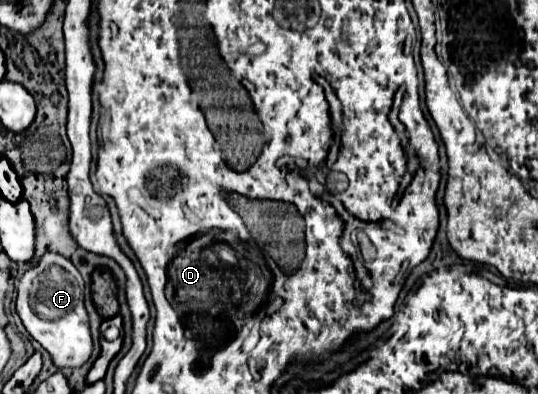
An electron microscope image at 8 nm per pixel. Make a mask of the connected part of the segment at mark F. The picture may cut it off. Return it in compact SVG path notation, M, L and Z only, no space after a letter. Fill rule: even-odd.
M46 253L36 267L26 271L18 285L18 299L16 299L16 311L26 327L26 331L50 353L54 365L58 369L64 367L82 367L90 355L92 355L92 333L90 333L90 321L84 307L84 279L78 273L78 269L66 261L58 253Z

